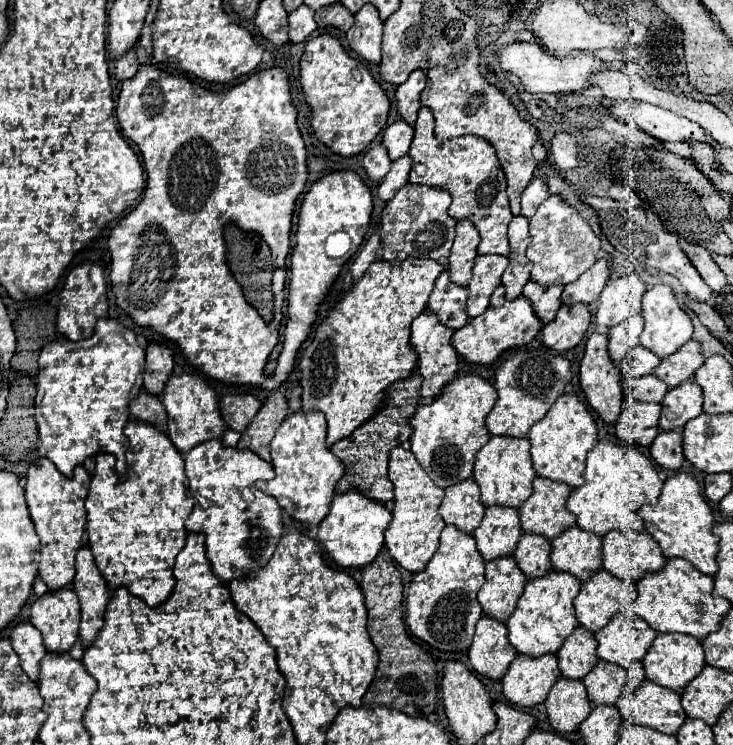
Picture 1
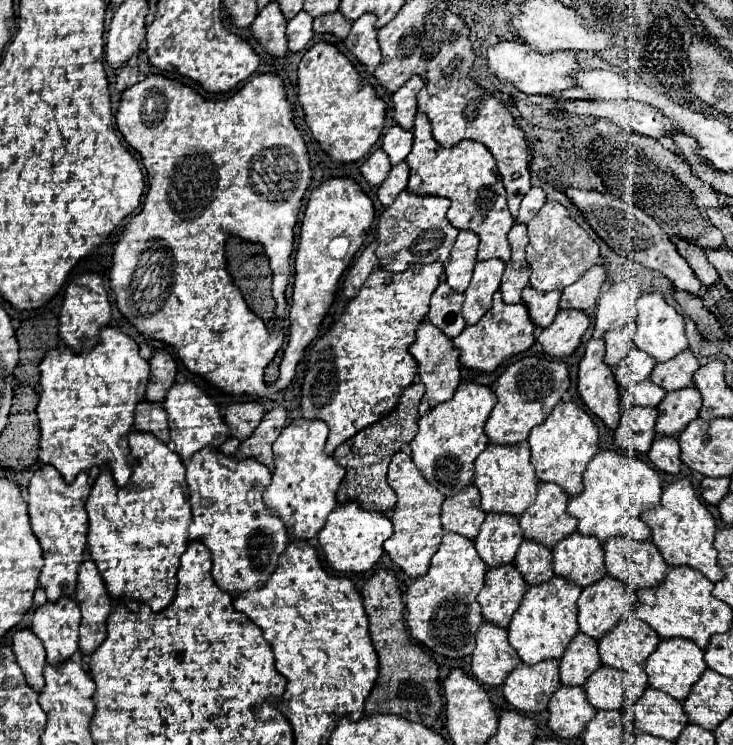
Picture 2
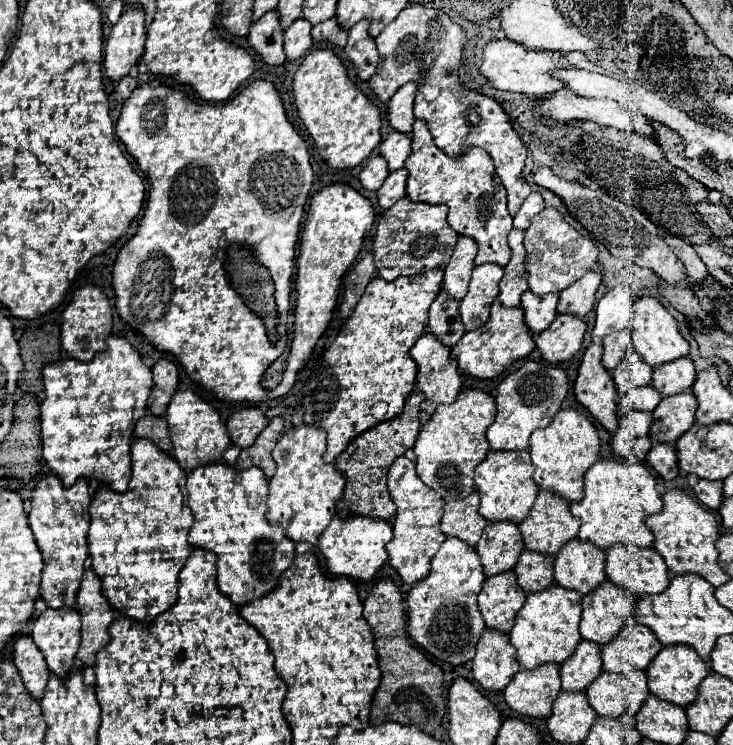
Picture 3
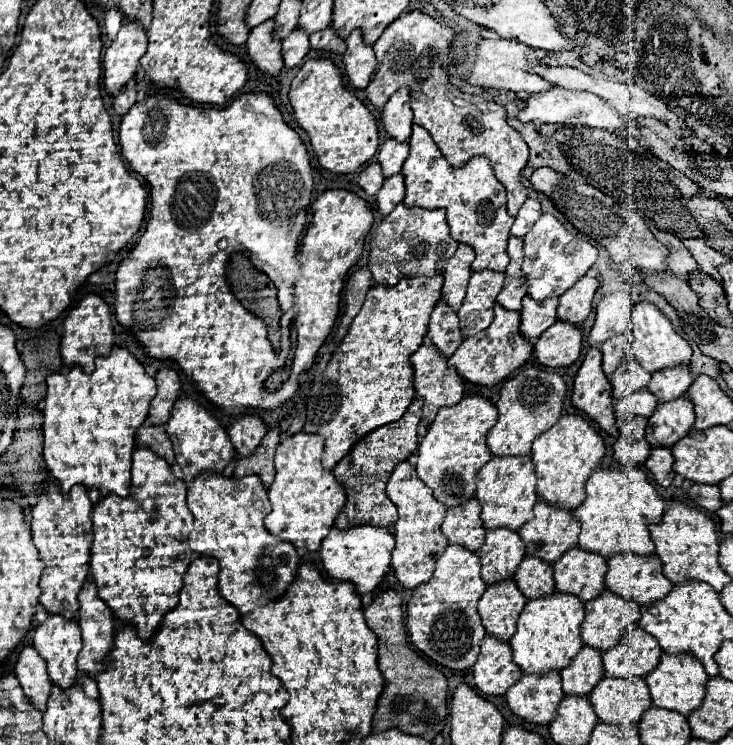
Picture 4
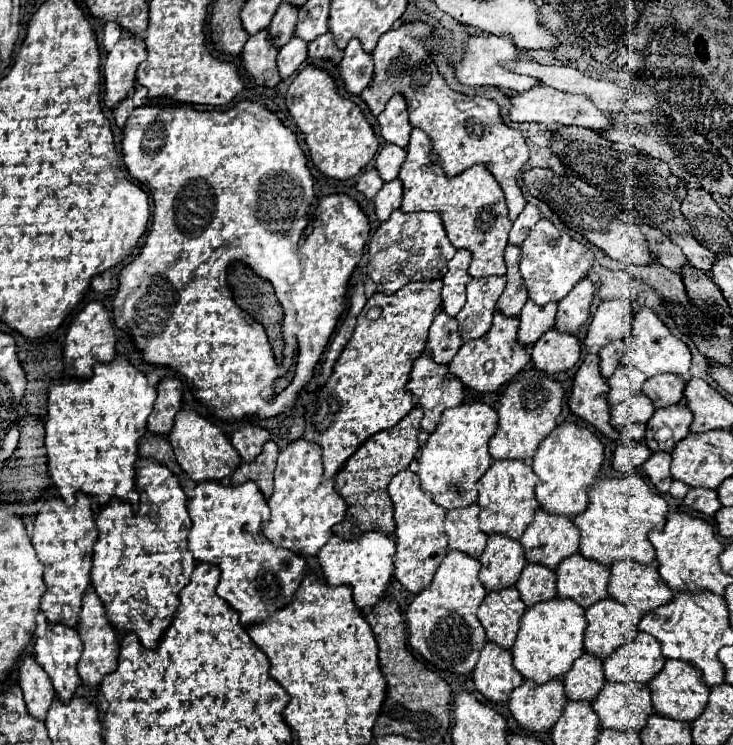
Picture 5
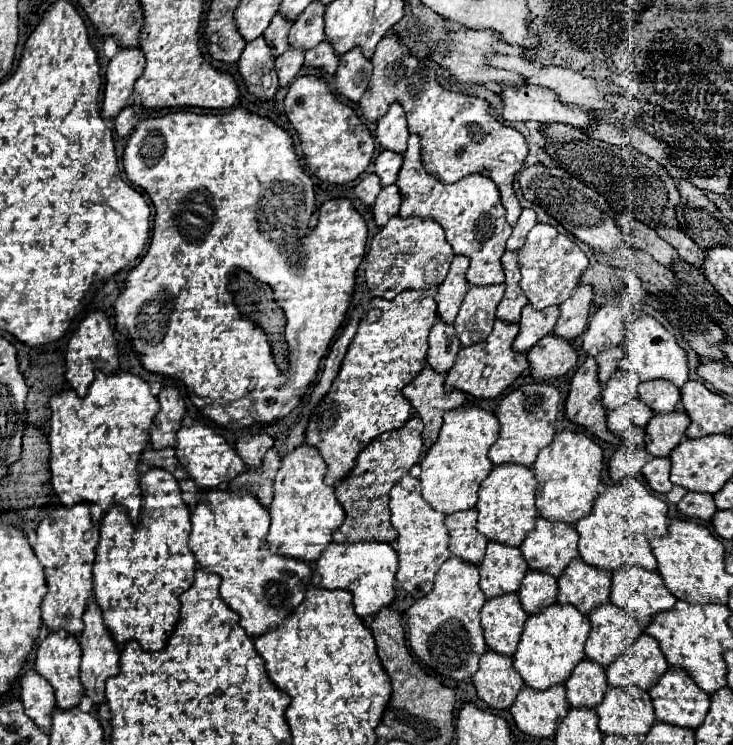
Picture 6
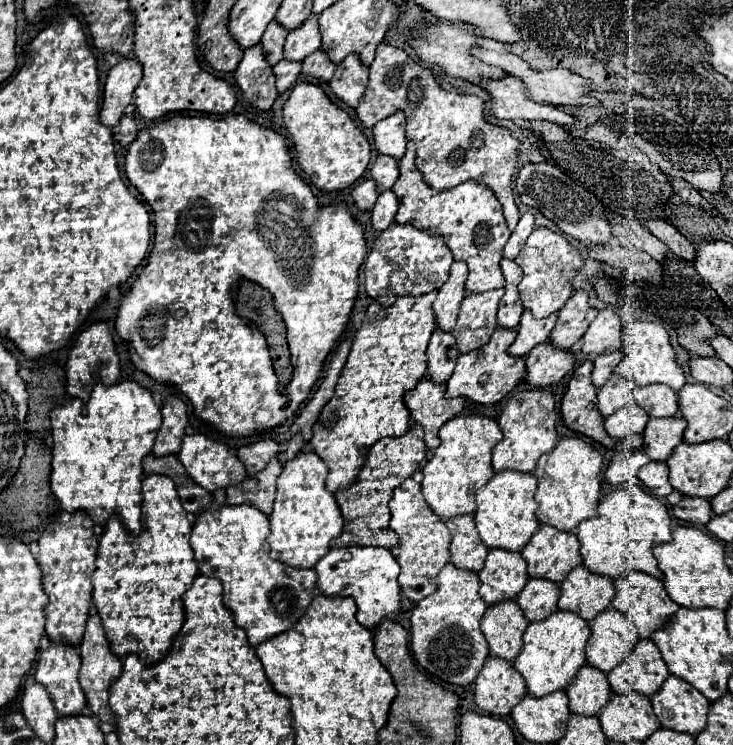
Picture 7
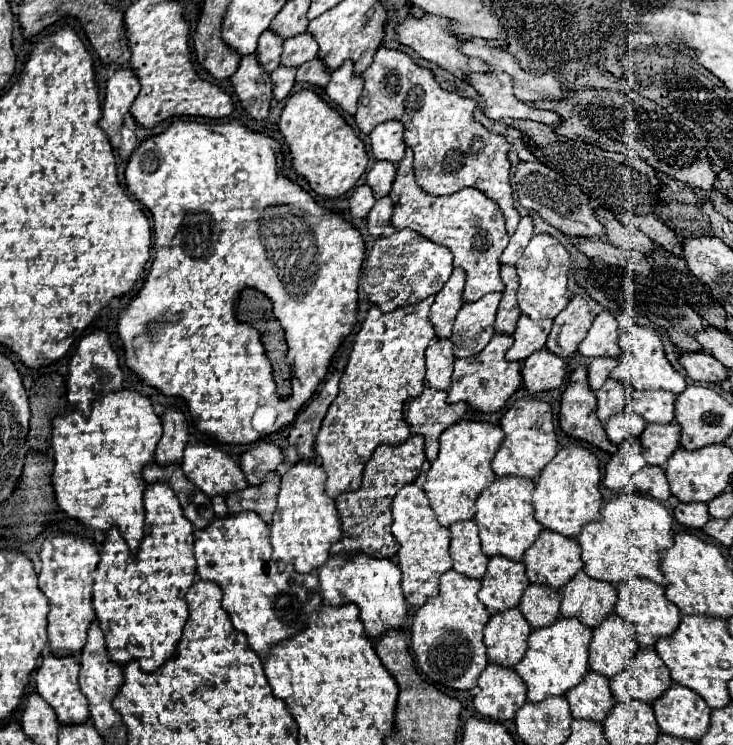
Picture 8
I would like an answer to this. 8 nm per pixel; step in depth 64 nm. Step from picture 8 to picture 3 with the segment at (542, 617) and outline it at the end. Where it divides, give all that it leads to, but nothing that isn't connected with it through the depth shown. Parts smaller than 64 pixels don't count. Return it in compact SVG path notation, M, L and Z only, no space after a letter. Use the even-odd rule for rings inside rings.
M524 550L520 554L514 574L526 594L542 592L554 582L552 580L552 560L554 560L552 556L544 556L532 550Z

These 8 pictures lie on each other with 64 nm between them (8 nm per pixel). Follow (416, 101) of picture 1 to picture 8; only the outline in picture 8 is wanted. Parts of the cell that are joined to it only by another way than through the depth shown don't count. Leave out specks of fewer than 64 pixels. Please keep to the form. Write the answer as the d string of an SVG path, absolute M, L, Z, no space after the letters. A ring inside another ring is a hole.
M398 120L376 126L370 132L370 146L376 160L388 160L392 164L400 162L406 146L402 144L402 126L398 124Z

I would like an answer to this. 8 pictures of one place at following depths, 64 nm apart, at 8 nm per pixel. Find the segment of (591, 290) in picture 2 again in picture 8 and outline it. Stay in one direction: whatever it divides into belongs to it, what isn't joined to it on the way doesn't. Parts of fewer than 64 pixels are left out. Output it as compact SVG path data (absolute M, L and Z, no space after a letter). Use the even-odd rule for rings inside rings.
M574 296L566 306L566 310L562 310L554 318L554 326L548 336L546 348L560 358L568 358L586 338L590 326L592 326L592 314L588 310L584 296Z

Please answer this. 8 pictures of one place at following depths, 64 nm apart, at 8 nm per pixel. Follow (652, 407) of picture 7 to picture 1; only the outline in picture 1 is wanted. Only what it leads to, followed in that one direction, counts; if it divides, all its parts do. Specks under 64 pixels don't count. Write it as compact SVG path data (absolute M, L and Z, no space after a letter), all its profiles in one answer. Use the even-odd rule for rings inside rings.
M690 340L678 352L674 352L666 360L662 360L654 368L652 374L656 378L660 378L668 388L676 388L676 386L684 384L686 380L690 380L702 362L704 362L702 346L694 340Z

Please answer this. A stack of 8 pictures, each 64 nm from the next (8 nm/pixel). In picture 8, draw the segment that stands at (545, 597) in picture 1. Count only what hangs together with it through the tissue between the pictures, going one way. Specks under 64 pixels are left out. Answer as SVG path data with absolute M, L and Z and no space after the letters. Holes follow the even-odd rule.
M560 618L554 622L554 626L532 630L528 638L528 652L514 668L528 688L526 698L530 702L542 702L550 696L564 696L570 688L580 684L588 672L590 640L592 630L576 618Z

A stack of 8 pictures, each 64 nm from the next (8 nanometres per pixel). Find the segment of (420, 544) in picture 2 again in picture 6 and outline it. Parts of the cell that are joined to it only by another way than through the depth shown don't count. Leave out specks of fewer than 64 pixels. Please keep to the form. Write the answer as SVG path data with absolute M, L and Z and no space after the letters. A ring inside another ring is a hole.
M410 474L404 476L392 490L390 490L390 524L398 532L396 540L396 554L398 554L398 574L396 580L398 584L412 596L412 598L422 598L432 590L432 580L440 568L442 562L450 558L448 550L448 530L444 526L444 518L440 512L432 510L430 504L420 494L420 480L412 478Z

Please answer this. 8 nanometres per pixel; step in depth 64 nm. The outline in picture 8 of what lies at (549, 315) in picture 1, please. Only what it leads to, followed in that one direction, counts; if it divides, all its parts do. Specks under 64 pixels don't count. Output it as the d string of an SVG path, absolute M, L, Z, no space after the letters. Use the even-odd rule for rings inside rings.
M520 316L518 328L514 332L514 344L506 352L508 362L524 362L528 356L544 348L546 338L552 330L552 320L534 322L528 316Z

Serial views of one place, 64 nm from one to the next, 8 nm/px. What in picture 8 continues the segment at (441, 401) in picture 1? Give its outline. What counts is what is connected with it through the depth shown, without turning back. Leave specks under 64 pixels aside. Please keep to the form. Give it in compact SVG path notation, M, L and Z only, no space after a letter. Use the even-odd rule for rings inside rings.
M458 422L450 426L440 436L438 458L432 462L424 492L432 504L432 510L446 528L460 520L472 520L476 514L476 498L496 480L490 464L498 446L504 440L504 432L500 426L492 426L488 422Z

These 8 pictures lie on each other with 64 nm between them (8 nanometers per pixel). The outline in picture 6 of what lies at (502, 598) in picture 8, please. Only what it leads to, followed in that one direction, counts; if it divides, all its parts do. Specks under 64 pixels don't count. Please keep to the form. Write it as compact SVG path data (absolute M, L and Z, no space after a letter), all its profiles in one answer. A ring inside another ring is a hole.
M488 544L486 556L480 568L480 588L486 598L496 598L508 592L518 592L528 564L520 548L510 548L504 544Z

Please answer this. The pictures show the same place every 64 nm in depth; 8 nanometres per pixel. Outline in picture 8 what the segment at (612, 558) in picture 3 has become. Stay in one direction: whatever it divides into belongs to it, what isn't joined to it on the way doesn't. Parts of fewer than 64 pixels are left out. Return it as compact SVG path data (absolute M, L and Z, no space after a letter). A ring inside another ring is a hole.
M630 580L618 584L616 612L634 626L640 648L654 648L658 638L672 636L680 624L680 610L664 596L664 588L650 580Z

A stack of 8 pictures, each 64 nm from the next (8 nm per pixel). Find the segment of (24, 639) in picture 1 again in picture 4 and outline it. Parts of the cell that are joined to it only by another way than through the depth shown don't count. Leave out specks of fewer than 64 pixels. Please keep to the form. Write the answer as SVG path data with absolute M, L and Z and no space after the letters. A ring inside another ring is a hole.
M24 646L20 650L14 672L16 672L16 678L20 680L20 686L28 698L28 702L44 714L46 702L48 702L48 696L52 690L52 682L46 672L46 662L38 656L38 652L32 646Z

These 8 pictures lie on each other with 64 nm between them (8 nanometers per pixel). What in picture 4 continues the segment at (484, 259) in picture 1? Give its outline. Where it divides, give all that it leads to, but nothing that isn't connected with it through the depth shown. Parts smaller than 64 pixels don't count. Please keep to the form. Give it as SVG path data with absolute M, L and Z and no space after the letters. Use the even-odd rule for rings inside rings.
M472 272L472 278L468 282L468 294L462 308L458 310L460 330L464 338L476 336L490 326L492 308L496 304L496 296L502 290L502 284L502 272Z

